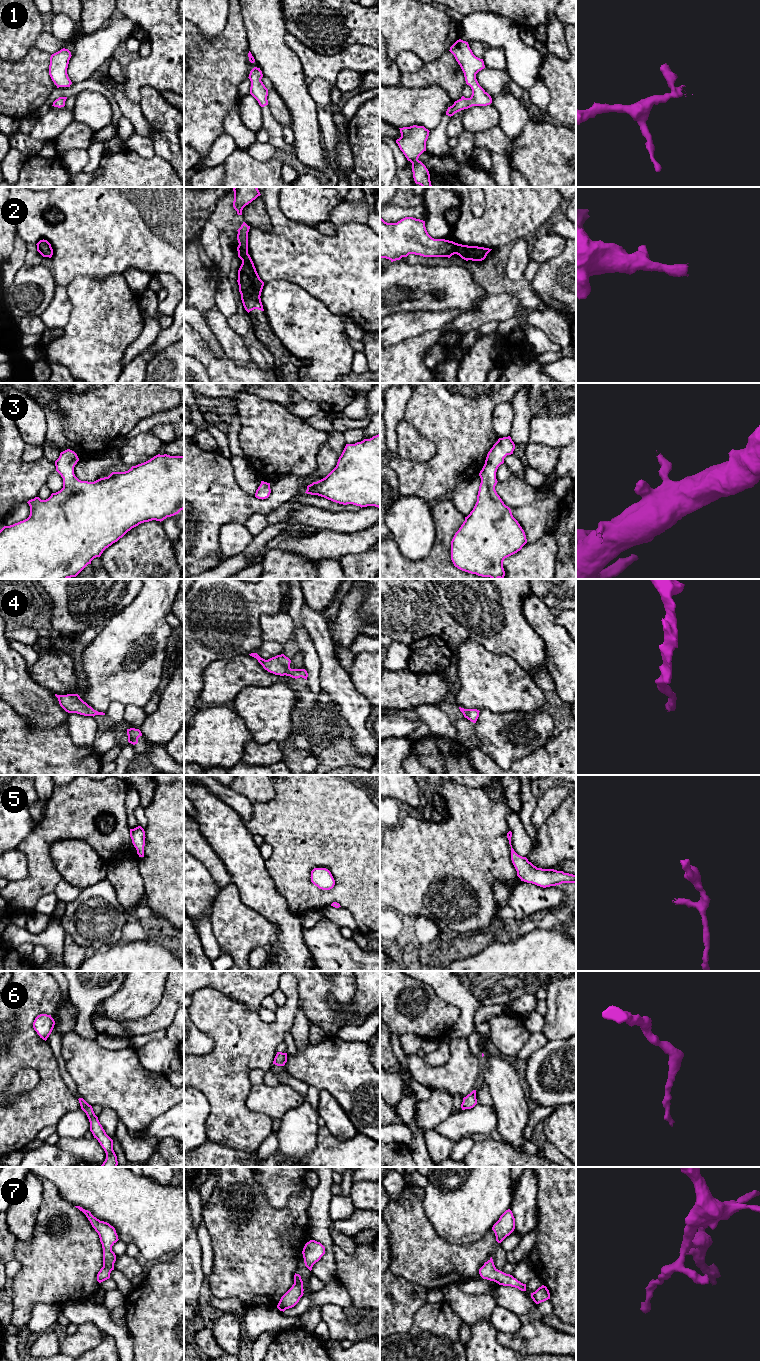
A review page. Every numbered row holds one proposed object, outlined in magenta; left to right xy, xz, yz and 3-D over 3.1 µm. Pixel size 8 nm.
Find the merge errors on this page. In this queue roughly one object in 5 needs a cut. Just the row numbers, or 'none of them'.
none of them

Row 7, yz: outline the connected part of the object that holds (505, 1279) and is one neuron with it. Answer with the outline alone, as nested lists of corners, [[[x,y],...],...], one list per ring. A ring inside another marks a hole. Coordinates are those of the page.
[[[492,1257],[479,1269],[479,1274],[483,1279],[494,1281],[499,1285],[511,1286],[521,1291],[526,1291],[526,1284],[521,1283],[512,1275],[498,1270],[494,1265]]]

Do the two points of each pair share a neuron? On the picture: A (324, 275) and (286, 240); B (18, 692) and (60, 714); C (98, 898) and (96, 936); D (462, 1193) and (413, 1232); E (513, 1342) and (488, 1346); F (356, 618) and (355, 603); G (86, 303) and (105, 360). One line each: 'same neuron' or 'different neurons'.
A: same neuron
B: same neuron
C: same neuron
D: different neurons
E: different neurons
F: same neuron
G: same neuron

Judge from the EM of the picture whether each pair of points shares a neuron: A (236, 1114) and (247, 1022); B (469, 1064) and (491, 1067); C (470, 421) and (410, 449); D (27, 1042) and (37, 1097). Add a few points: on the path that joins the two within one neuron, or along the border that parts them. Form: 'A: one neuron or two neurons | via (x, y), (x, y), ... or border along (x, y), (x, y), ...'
A: one neuron | via (236, 1091), (236, 1052), (240, 1045)
B: two neurons | border along (483, 1057), (480, 1069)
C: two neurons | border along (412, 424), (435, 447), (435, 454), (425, 462)
D: one neuron | via (38, 1056), (44, 1062), (44, 1083)

